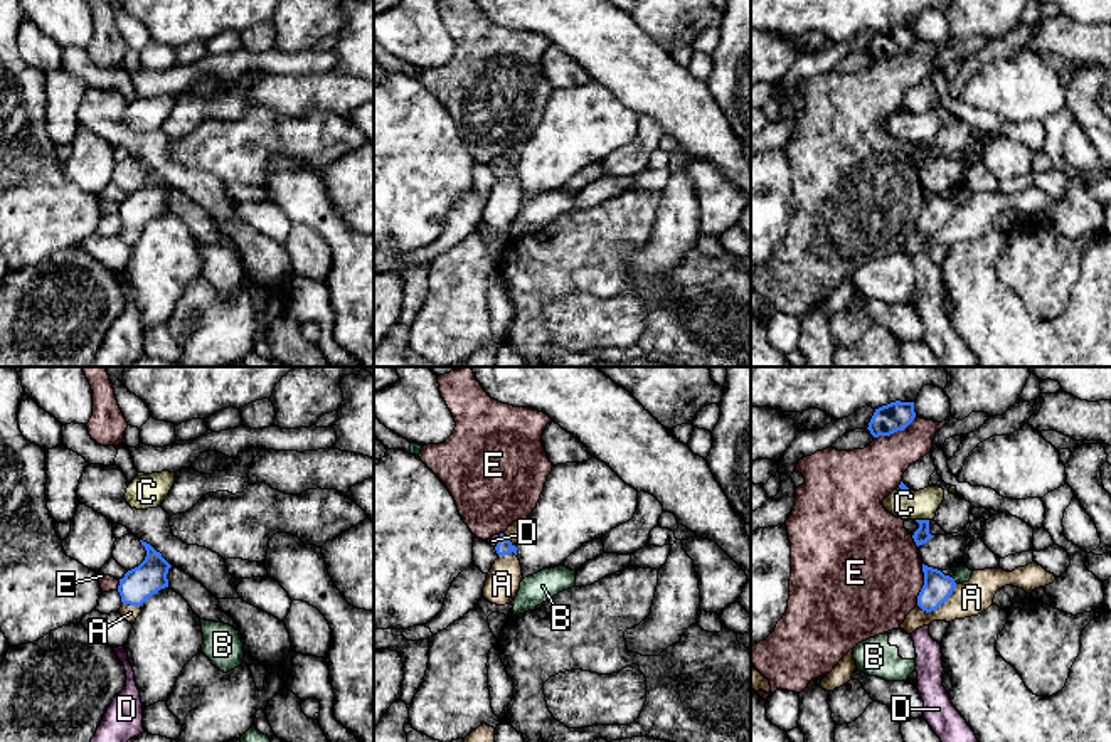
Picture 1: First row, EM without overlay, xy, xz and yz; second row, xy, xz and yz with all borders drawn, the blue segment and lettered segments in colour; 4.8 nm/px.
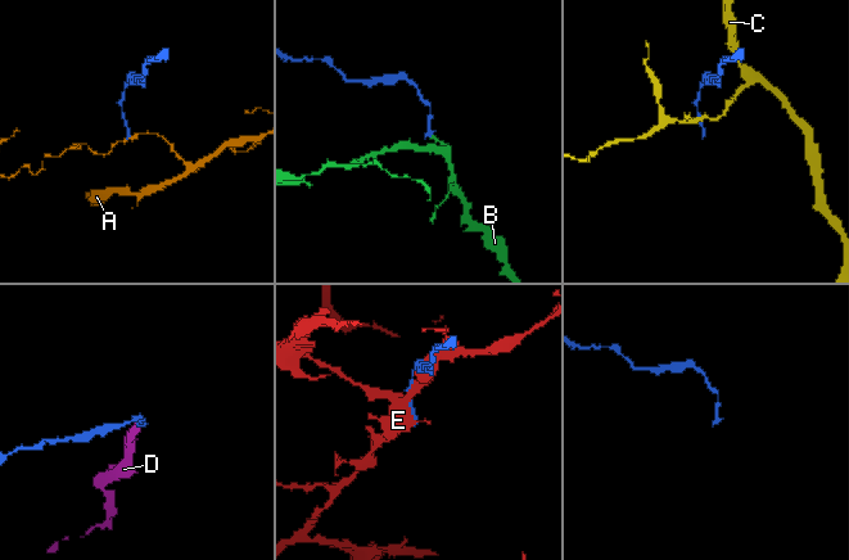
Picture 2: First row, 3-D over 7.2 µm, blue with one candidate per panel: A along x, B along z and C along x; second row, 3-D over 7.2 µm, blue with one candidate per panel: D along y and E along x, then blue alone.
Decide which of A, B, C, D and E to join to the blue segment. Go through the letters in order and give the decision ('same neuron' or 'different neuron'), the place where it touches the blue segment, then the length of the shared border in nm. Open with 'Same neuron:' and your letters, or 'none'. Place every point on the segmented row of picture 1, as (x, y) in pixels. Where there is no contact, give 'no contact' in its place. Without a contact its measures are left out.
Same neuron: D
A: different neuron; contact yz (940, 604); length 220 nm
B: different neuron; contact yz (953, 581); length 40 nm
C: different neuron; contact yz (923, 520); length 60 nm
D: same neuron; contact xz (499, 542); length 70 nm
E: different neuron; contact yz (894, 431); length 220 nm

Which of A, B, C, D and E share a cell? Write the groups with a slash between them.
A / B / C / D / E

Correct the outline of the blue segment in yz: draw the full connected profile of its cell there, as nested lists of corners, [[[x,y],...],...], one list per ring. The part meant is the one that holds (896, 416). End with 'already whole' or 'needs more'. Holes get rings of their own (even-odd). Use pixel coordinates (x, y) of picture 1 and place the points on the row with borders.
[[[896,400],[875,409],[867,429],[874,437],[890,436],[897,431],[904,431],[914,417],[914,402]]]; already whole

